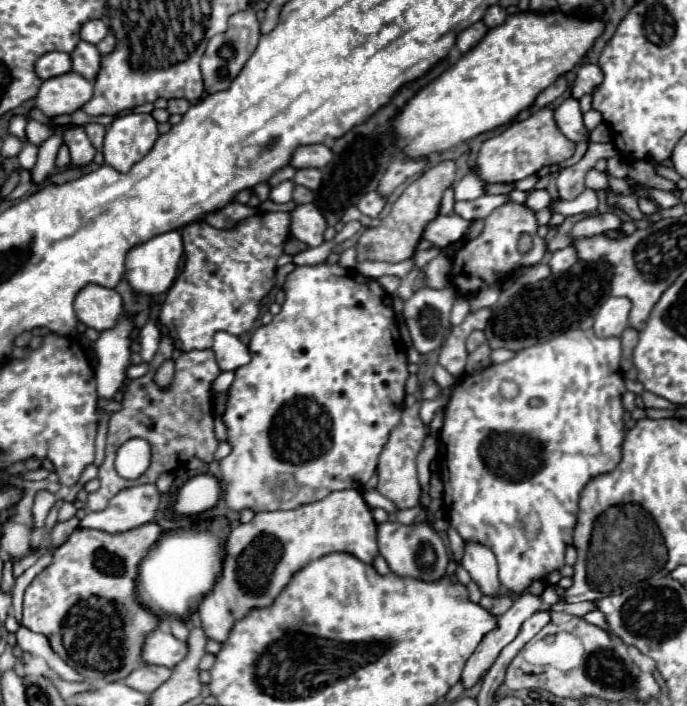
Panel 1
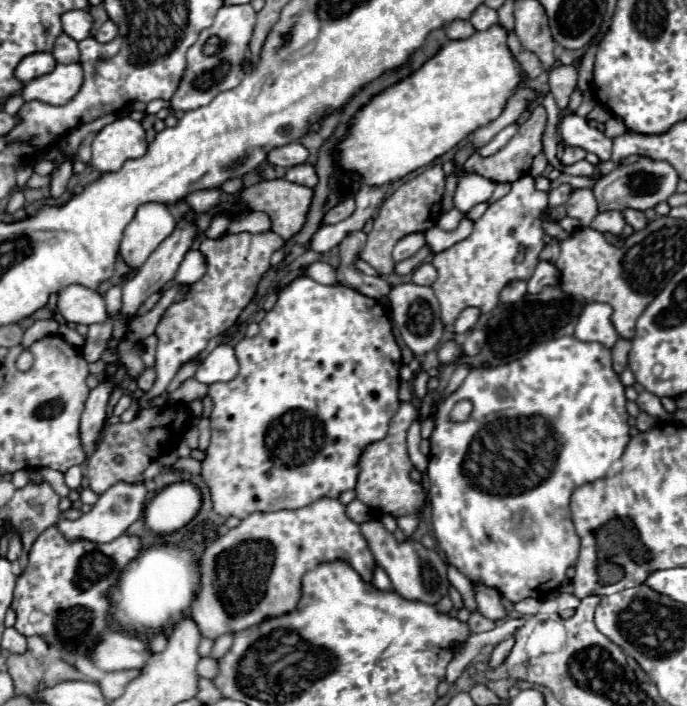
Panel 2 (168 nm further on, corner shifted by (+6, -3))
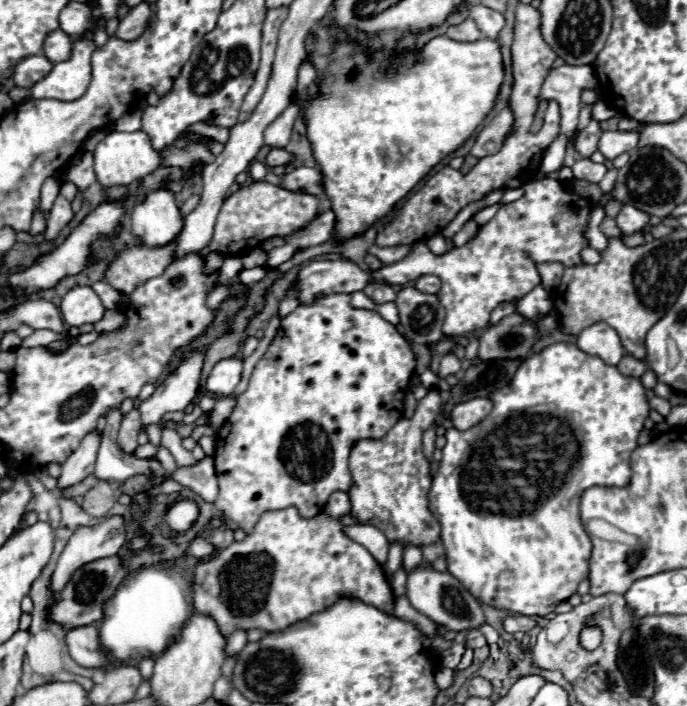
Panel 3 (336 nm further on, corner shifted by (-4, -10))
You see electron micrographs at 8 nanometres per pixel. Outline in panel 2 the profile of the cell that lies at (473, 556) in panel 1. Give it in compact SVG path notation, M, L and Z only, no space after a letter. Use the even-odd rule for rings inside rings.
M474 581L472 583L474 587L474 595L476 595L476 605L478 605L478 611L492 619L492 621L498 621L502 619L506 613L504 613L504 607L502 607L502 597L496 589L490 589L488 585L482 585L482 581Z

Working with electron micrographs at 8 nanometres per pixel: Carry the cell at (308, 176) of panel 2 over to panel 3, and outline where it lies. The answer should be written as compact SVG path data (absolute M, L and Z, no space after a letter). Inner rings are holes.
M300 166L300 168L294 168L292 172L286 172L282 176L280 186L288 188L292 192L308 192L312 196L320 196L324 192L320 170L318 168L306 168L306 166Z

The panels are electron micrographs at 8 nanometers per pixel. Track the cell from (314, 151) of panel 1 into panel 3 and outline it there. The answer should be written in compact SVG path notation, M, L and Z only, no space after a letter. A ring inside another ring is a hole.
M272 148L270 152L268 152L268 156L266 156L266 164L268 166L286 166L290 160L292 160L294 156L290 154L290 152L286 152L284 148Z

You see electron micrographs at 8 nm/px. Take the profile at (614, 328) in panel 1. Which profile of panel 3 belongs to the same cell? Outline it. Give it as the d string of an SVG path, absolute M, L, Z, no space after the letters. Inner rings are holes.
M596 322L588 328L584 328L578 336L576 346L590 356L602 358L610 366L616 366L620 362L620 358L624 356L624 348L620 344L616 330L604 322Z

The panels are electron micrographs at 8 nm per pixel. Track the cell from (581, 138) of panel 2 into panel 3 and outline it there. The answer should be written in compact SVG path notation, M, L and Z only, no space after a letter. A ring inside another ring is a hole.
M614 130L614 132L604 132L598 144L598 150L608 158L614 160L622 152L630 152L638 146L640 132L636 130Z

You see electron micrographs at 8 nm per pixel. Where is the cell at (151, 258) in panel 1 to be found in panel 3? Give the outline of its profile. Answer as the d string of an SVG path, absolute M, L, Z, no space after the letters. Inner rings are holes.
M160 186L144 196L130 210L132 232L146 246L164 246L174 240L182 226L184 218L174 202L174 192L166 186Z

